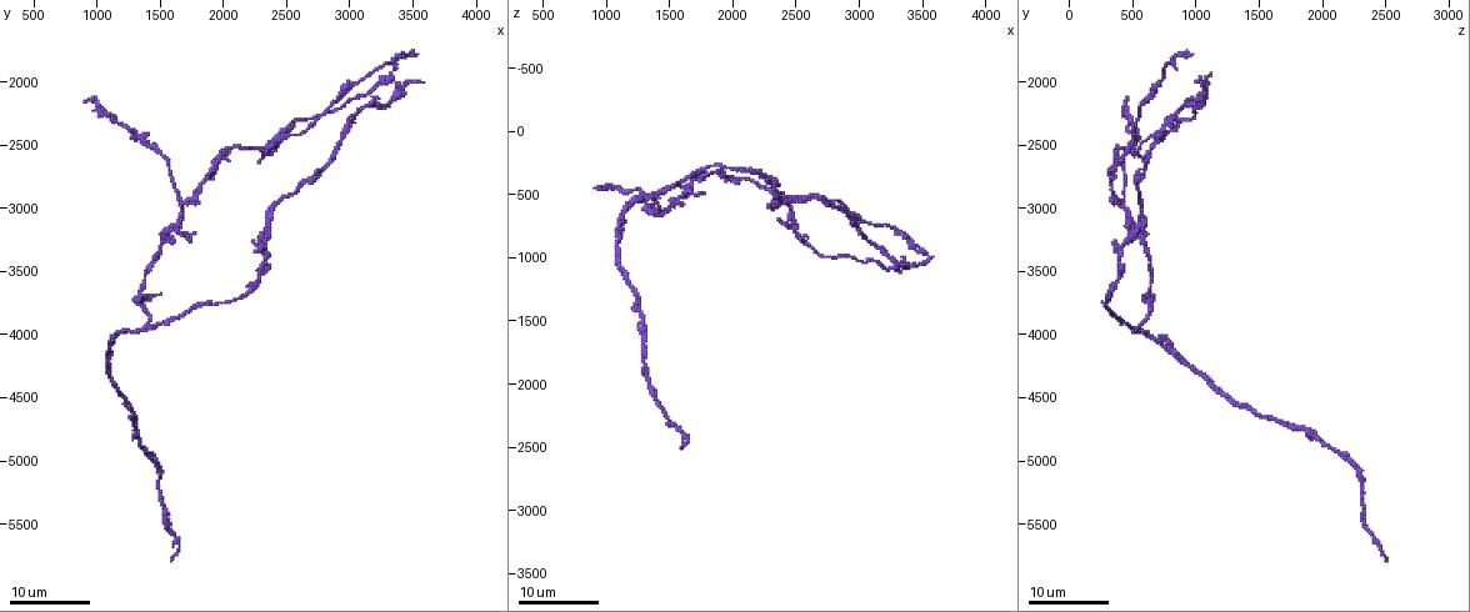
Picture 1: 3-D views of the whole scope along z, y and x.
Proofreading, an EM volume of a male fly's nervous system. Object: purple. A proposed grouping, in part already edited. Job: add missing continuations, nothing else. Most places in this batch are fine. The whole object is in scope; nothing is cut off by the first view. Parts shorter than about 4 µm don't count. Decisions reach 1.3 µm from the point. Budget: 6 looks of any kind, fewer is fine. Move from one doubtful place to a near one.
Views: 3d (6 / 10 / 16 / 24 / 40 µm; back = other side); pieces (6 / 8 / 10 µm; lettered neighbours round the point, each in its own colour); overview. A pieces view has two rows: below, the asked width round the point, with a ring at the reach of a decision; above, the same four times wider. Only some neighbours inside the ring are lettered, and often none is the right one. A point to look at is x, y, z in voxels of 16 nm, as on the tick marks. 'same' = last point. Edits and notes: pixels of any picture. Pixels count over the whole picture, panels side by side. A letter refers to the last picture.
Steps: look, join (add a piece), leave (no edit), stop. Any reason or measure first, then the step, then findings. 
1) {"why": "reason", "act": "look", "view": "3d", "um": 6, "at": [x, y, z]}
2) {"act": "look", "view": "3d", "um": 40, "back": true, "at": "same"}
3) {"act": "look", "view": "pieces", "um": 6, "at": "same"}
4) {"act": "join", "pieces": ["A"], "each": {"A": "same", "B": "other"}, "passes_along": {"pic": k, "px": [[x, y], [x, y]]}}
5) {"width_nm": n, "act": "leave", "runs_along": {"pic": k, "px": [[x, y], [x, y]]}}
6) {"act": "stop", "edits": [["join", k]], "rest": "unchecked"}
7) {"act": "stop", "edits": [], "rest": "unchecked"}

{"why": "an open end", "act": "look", "view": "3d", "um": 16, "at": [1580, 5780, 2520]}

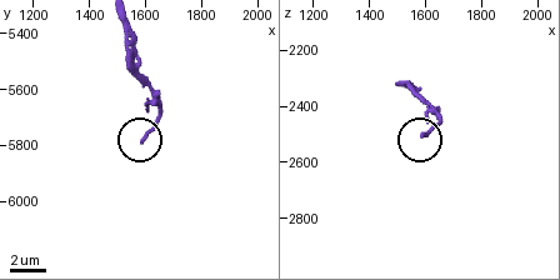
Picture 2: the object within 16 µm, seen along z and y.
{"act": "look", "view": "pieces", "um": 10, "at": [1590, 5780, 2510]}

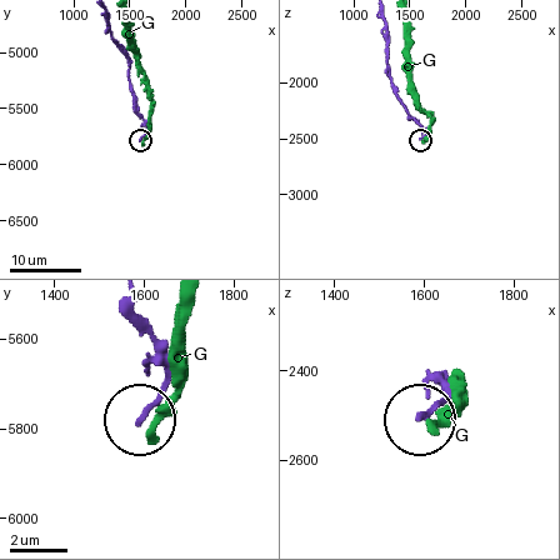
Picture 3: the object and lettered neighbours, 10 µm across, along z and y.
{"width_nm": 200, "act": "leave", "each": {"G": "other"}, "runs_along": {"pic": 3, "px": [[131, 320], [168, 378], [141, 418]]}, "found": "no lettered piece goes on from it"}

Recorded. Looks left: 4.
{"why": "an open end", "act": "look", "view": "3d", "um": 16, "at": [1760, 3200, 500]}

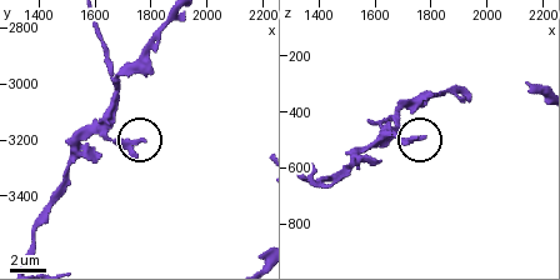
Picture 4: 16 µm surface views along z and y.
{"act": "look", "view": "pieces", "um": 6, "at": [1770, 3200, 490]}

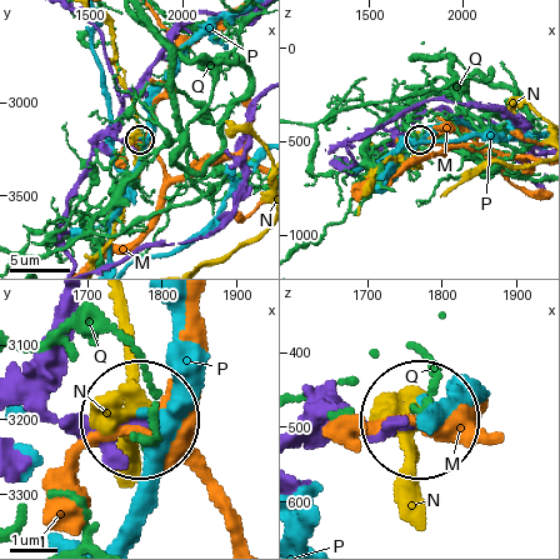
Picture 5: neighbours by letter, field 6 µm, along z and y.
{"width_nm": 210, "act": "leave", "each": {"M": "other", "N": "other", "P": "other", "Q": "other"}, "found": "no lettered piece goes on from it"}

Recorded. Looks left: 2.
{"why": "branch stops here", "act": "look", "view": "3d", "um": 16, "at": [920, 2160, 440]}

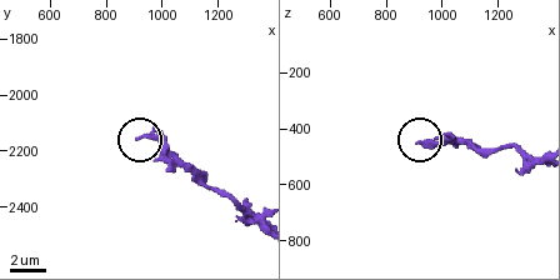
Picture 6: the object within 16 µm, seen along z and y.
{"act": "look", "view": "pieces", "um": 6, "at": [910, 2140, 440]}

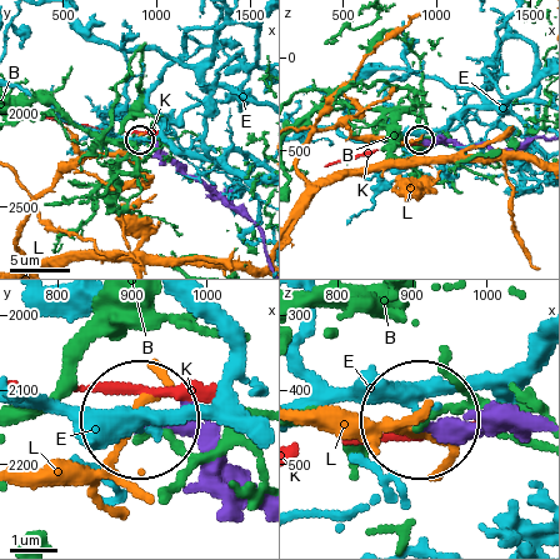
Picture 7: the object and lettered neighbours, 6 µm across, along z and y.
{"act": "leave", "each": {"B": "other", "E": "other", "K": "other", "L": "other"}, "runs_along": {"pic": 7, "px": [[508, 426], [428, 426]]}, "found": "no lettered piece goes on from it"}

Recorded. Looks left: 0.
{"act": "stop", "edits": [], "rest": "unchecked"}

